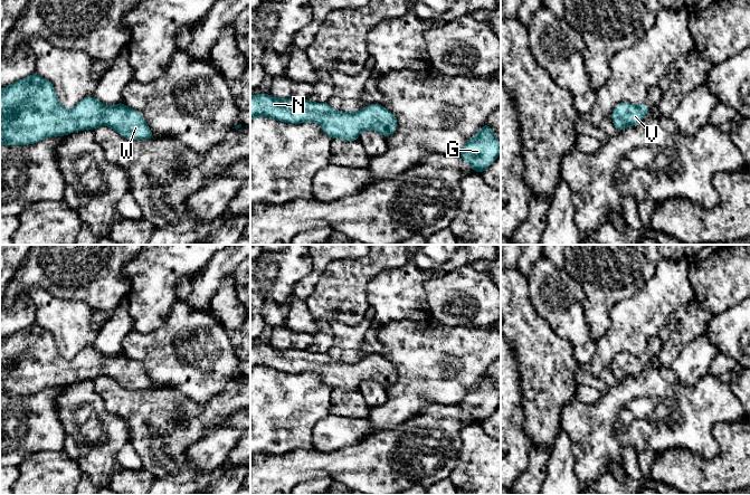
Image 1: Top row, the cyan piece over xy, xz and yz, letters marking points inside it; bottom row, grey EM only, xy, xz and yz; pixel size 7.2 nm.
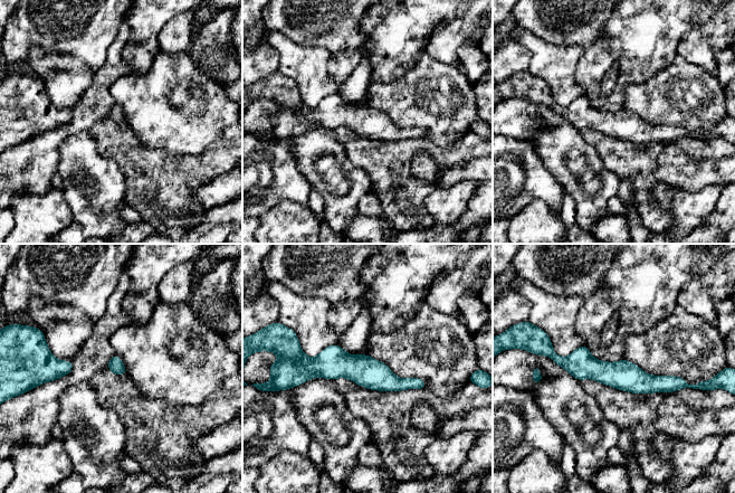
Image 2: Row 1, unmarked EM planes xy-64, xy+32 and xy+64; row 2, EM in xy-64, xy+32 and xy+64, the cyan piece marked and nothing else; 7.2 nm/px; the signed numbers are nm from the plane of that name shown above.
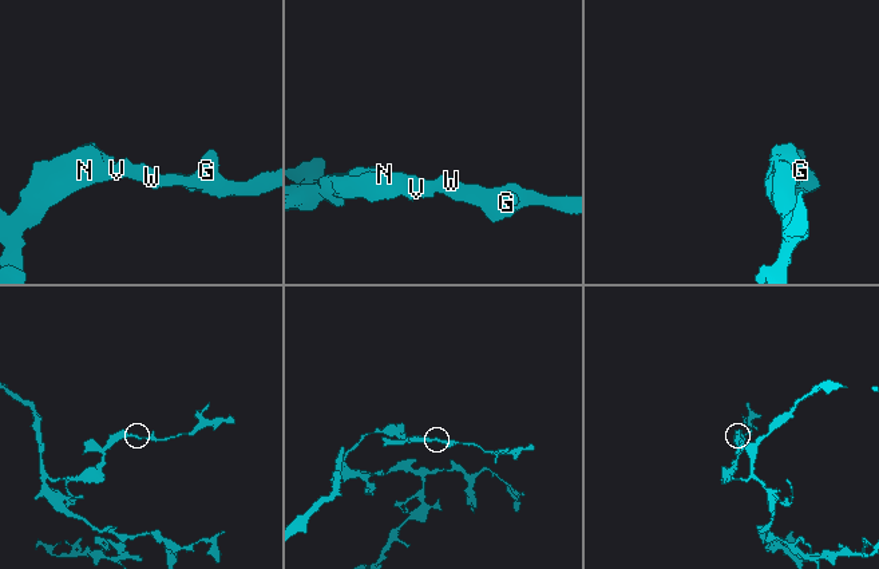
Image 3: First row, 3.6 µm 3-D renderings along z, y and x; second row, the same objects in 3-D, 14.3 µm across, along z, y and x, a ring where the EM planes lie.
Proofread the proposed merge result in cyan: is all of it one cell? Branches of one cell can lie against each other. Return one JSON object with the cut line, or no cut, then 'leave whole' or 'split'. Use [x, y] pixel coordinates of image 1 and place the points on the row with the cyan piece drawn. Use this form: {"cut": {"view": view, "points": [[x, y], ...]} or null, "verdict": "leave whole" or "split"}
{"cut": null, "verdict": "leave whole"}

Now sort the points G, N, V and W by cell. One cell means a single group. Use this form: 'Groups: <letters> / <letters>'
Groups: G N V W

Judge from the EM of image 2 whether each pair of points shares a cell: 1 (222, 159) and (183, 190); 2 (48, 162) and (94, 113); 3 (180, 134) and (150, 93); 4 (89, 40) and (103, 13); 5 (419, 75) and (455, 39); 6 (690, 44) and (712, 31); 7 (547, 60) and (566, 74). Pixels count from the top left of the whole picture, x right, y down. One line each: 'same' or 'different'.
1: same
2: same
3: same
4: same
5: different
6: same
7: same

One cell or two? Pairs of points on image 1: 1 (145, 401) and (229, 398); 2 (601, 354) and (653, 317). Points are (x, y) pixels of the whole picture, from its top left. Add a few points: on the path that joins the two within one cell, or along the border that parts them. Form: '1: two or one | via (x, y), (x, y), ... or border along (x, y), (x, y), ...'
1: one | via (167, 402), (181, 402), (188, 409), (208, 409)
2: one | via (614, 342), (641, 317)

